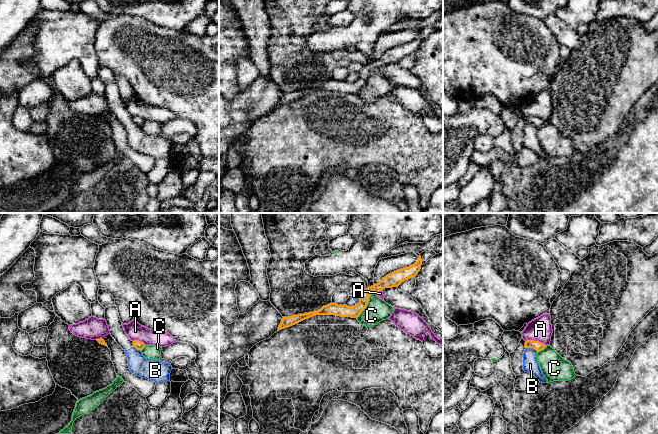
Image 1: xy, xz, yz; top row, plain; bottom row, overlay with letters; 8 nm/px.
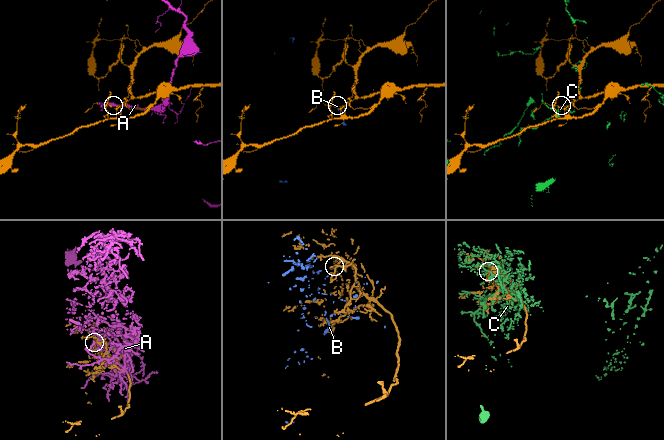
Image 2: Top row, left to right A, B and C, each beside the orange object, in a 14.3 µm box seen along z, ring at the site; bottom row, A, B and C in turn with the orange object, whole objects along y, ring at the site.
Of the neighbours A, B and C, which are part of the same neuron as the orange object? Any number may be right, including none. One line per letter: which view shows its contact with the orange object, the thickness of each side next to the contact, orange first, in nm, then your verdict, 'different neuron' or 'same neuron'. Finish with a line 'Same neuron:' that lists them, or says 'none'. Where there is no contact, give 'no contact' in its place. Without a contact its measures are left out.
A: contact in yz; calibres 80 and 190 nm; different neuron
B: contact in yz; calibres 80 and 130 nm; different neuron
C: contact in xz; calibres 110 and 190 nm; different neuron
Same neuron: none

